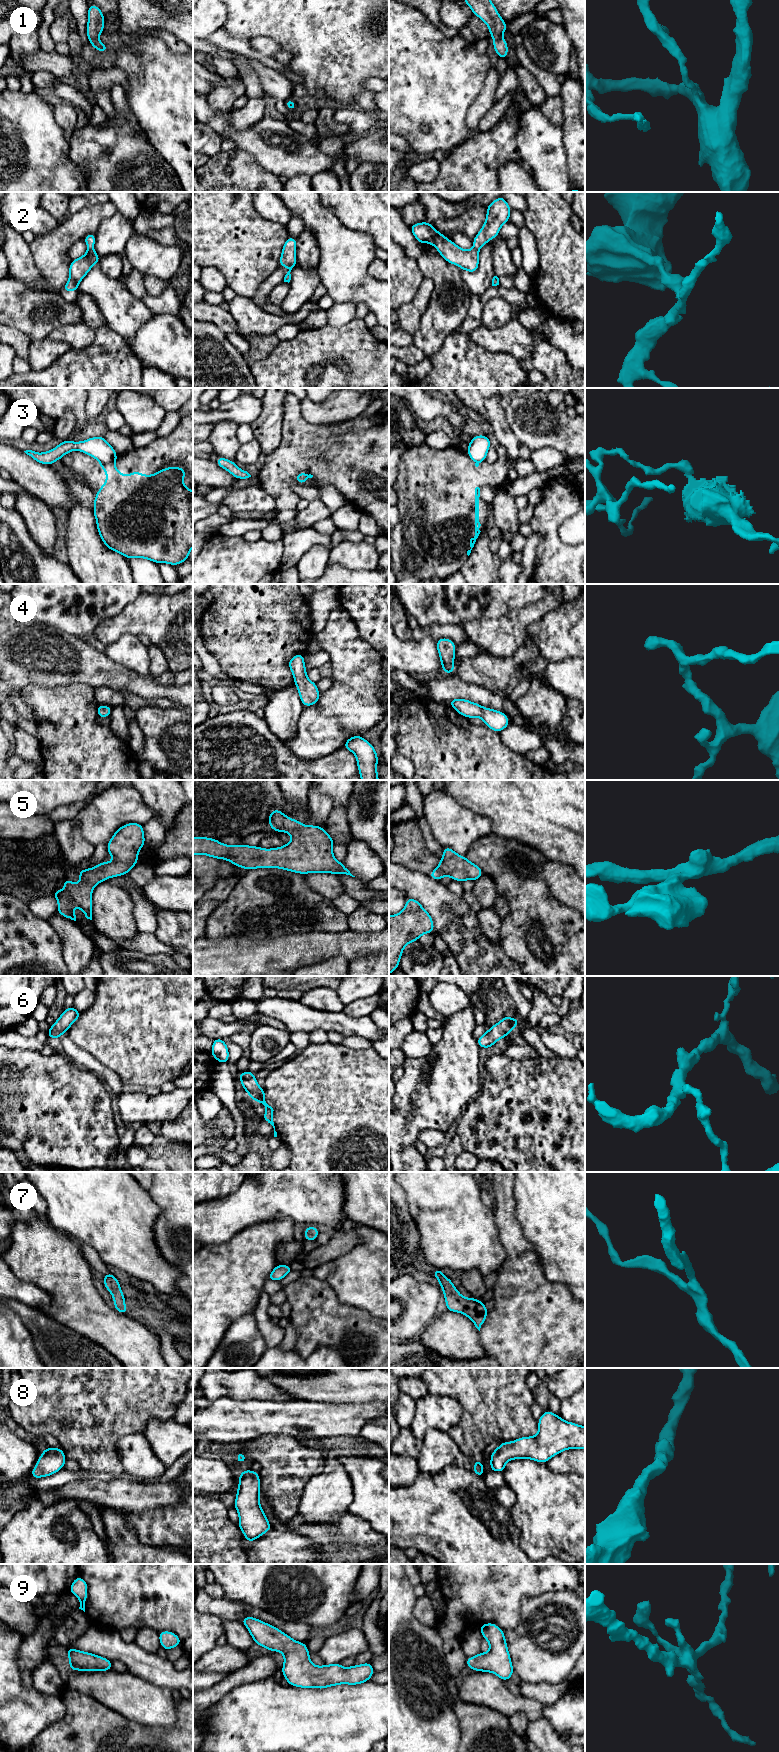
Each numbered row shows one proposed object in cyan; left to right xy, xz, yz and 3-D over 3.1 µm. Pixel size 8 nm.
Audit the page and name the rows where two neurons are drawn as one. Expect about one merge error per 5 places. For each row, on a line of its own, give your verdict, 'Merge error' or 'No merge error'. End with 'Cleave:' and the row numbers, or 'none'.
1: No merge error
2: No merge error
3: Merge error
4: No merge error
5: No merge error
6: No merge error
7: No merge error
8: No merge error
9: No merge error
Cleave: 3

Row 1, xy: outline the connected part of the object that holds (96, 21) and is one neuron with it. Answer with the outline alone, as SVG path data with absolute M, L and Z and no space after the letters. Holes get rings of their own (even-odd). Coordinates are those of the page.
M93 4L88 6L88 23L86 33L89 39L89 43L99 52L107 52L109 47L98 40L98 37L103 33L105 25L104 15L100 8Z

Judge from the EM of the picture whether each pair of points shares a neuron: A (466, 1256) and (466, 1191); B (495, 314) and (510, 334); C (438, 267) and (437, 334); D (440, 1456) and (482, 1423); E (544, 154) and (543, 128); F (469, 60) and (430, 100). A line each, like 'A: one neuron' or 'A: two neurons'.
A: one neuron
B: two neurons
C: one neuron
D: two neurons
E: one neuron
F: one neuron

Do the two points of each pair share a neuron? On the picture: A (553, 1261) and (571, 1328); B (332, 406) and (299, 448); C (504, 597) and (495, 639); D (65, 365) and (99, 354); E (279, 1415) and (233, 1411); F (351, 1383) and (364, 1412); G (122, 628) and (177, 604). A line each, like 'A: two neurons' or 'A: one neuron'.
A: two neurons
B: two neurons
C: two neurons
D: one neuron
E: one neuron
F: two neurons
G: one neuron

